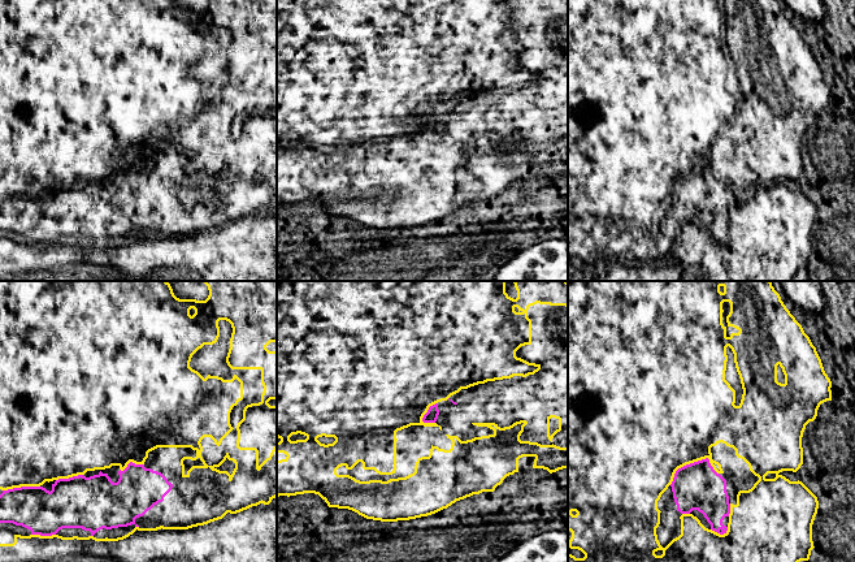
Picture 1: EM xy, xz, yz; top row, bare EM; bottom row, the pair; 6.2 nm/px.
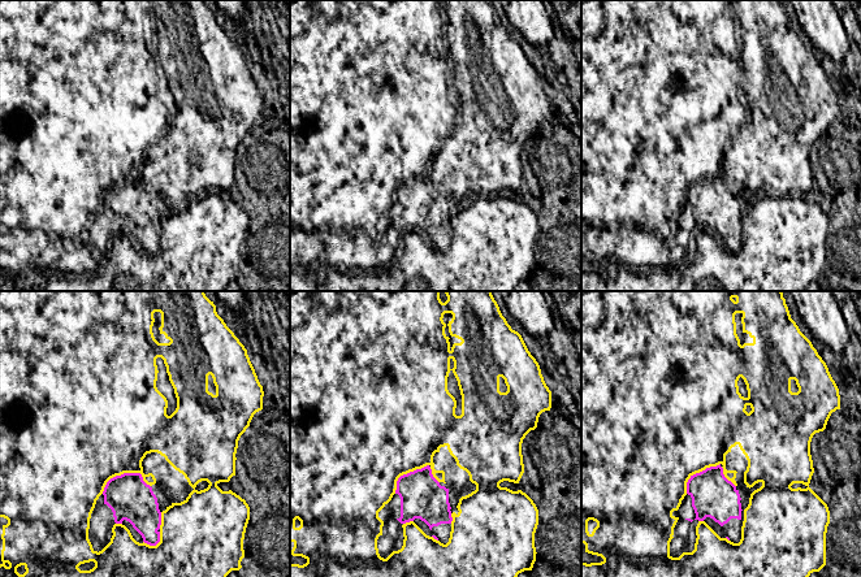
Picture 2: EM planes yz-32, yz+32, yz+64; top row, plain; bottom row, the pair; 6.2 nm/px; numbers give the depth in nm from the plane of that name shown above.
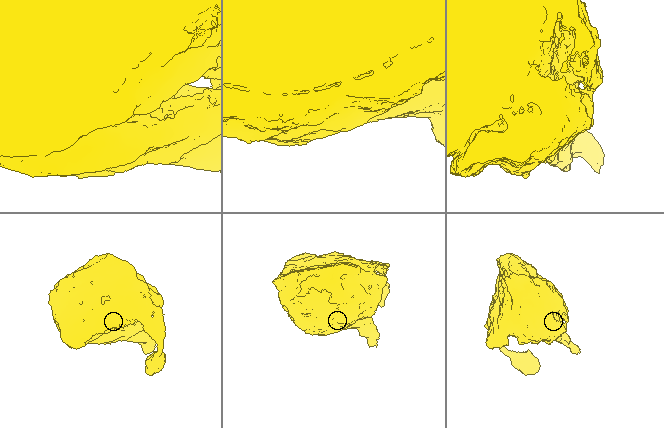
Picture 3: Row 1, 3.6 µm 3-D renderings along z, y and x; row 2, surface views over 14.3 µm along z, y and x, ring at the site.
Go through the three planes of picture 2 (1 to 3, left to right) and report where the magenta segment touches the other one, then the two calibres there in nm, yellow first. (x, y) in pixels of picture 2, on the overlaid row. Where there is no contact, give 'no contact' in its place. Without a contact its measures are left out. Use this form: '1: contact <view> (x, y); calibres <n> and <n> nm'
1: contact yz-32 (124, 472); calibres 500 and 280 nm
2: contact yz+32 (414, 469); calibres 500 and 280 nm
3: contact yz+64 (697, 472); calibres 500 and 280 nm

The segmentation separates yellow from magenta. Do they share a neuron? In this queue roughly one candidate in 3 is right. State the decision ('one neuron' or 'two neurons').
one neuron

